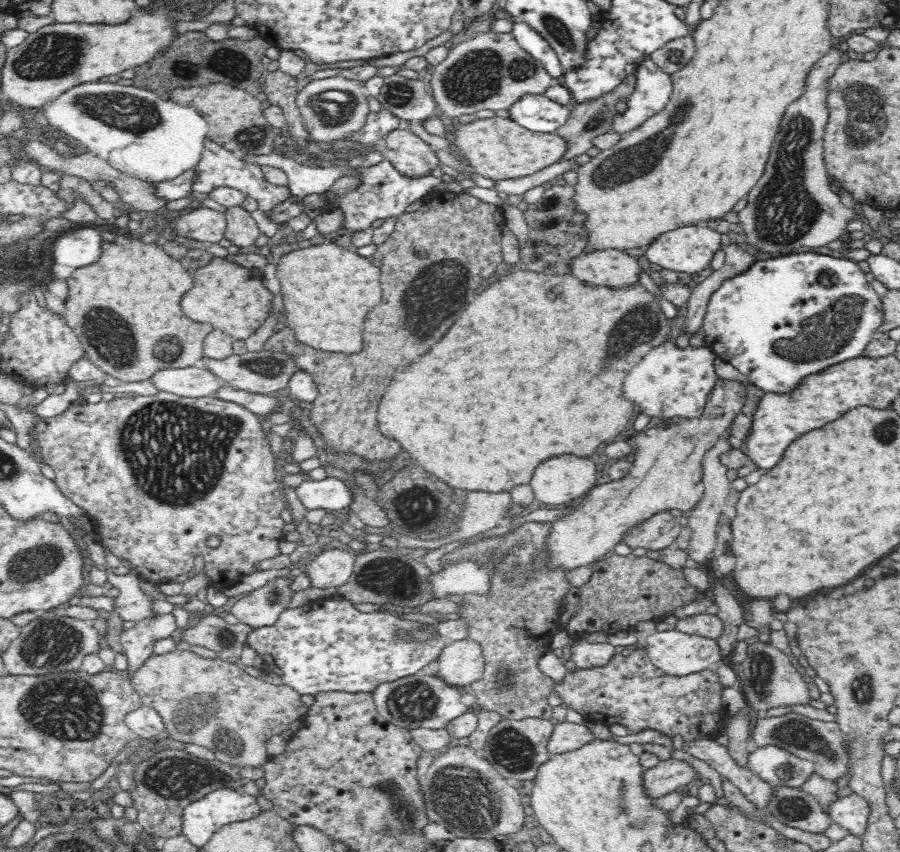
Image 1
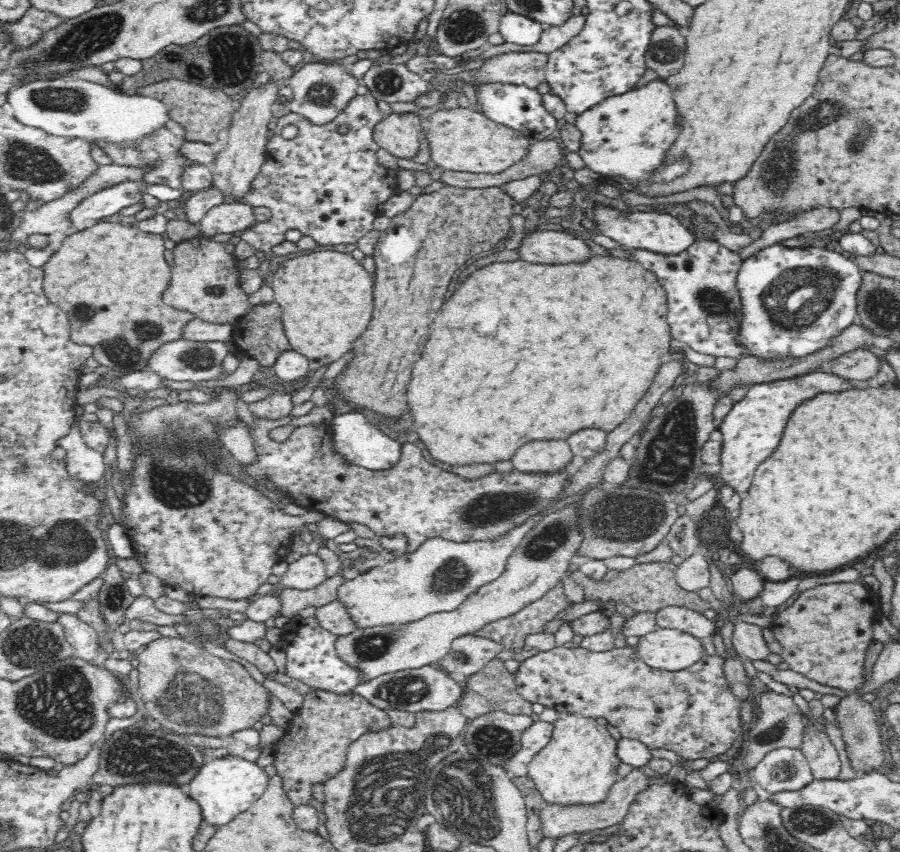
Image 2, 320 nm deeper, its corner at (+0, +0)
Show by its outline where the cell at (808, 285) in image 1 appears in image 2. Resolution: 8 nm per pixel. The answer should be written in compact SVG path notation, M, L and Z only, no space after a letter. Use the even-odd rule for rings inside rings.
M774 244L766 248L758 249L752 256L742 261L735 280L735 290L739 296L739 304L741 304L741 319L737 324L737 329L733 334L735 343L743 348L743 354L755 356L761 362L776 362L787 359L802 359L804 356L813 355L814 352L820 351L821 348L828 346L830 341L839 332L846 327L857 322L858 314L858 290L862 288L862 270L858 267L858 263L853 258L846 258L838 252L830 251L824 248L788 248L784 244Z

